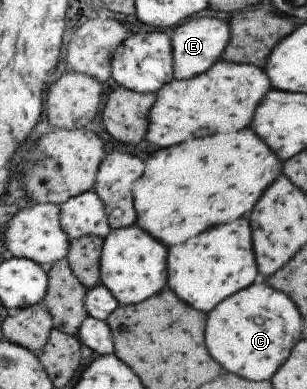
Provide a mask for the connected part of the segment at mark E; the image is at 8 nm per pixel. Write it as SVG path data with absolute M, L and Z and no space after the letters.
M204 16L175 26L170 36L173 78L192 78L206 72L224 50L229 39L229 26L222 19Z

